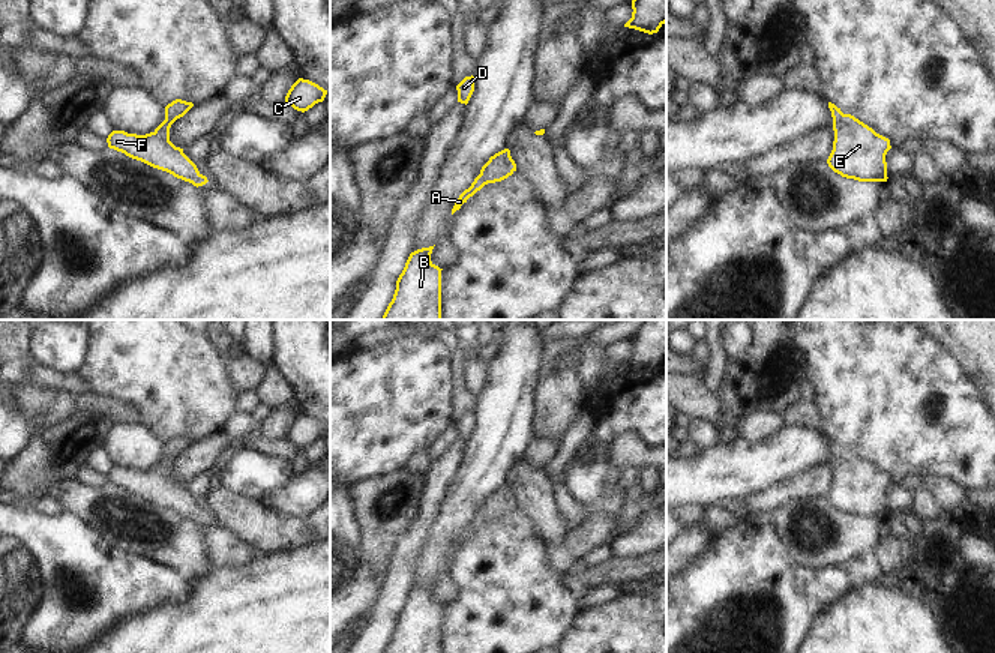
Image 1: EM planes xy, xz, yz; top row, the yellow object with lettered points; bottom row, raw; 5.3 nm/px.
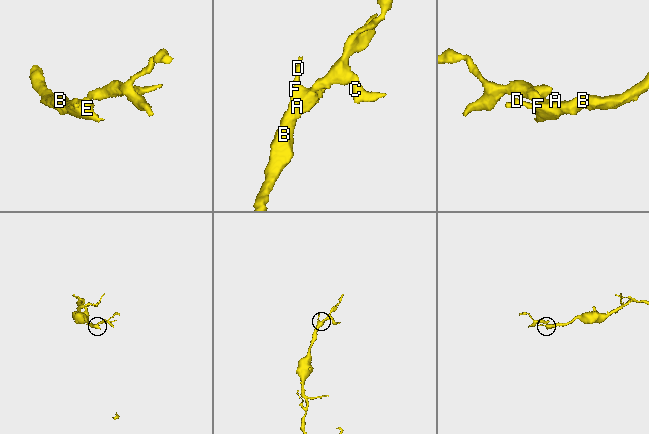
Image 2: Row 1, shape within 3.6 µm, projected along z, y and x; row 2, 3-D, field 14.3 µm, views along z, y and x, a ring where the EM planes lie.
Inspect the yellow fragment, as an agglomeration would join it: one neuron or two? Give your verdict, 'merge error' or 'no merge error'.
no merge error

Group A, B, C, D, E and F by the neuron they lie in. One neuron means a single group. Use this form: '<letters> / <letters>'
A B C D E F

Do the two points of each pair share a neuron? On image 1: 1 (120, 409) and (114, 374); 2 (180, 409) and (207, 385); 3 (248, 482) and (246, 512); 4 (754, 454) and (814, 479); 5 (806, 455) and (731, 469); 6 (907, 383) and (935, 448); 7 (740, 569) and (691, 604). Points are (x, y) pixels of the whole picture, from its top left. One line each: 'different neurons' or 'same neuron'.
1: different neurons
2: same neuron
3: different neurons
4: different neurons
5: same neuron
6: same neuron
7: same neuron

